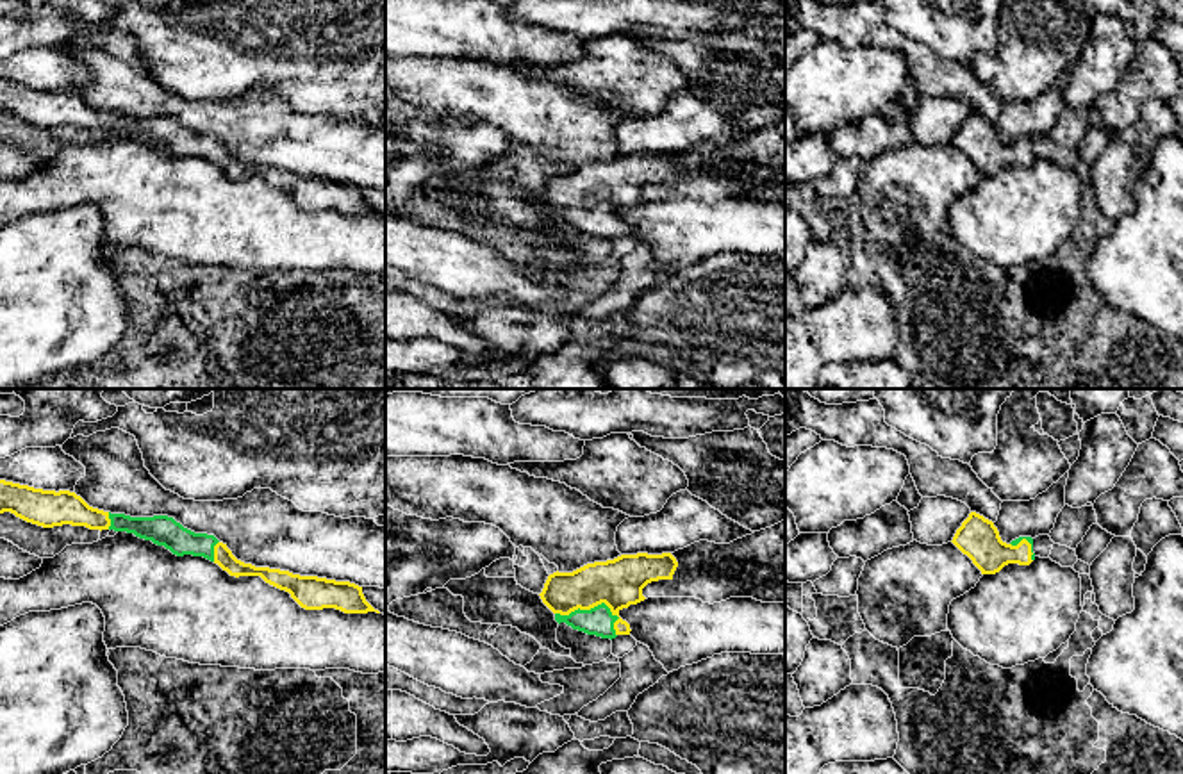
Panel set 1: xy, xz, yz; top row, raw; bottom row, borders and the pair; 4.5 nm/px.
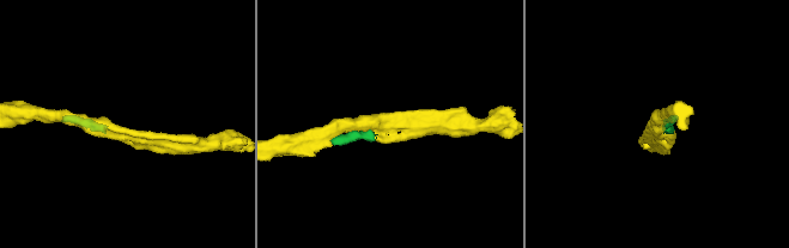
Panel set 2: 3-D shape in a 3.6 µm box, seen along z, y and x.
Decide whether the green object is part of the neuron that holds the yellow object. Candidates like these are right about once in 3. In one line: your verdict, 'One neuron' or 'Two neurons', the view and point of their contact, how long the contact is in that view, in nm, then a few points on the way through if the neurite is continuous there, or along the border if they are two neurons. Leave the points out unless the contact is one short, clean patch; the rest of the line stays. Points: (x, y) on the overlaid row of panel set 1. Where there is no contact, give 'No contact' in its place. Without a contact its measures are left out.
One neuron. Touches yellow at xz (596, 605). Shared border 300 nm

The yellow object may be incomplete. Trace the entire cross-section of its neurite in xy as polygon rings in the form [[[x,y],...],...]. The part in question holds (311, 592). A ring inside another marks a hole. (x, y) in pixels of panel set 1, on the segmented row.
[[[0,480],[0,514],[4,512],[11,512],[43,528],[71,524],[100,531],[134,533],[139,539],[164,546],[177,556],[203,556],[218,564],[230,576],[261,576],[266,583],[289,592],[305,610],[335,608],[344,613],[380,613],[366,601],[362,587],[355,583],[300,576],[289,571],[244,564],[214,535],[194,533],[168,515],[130,517],[111,514],[89,506],[80,496],[70,490],[43,490]]]

